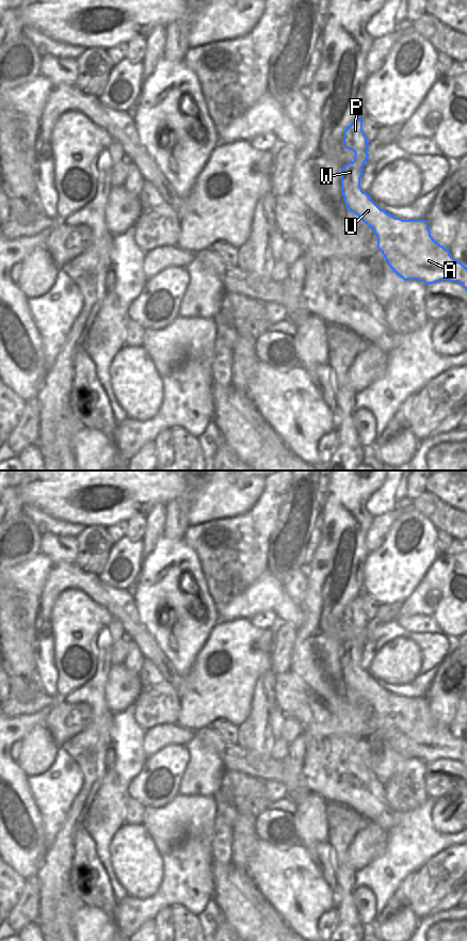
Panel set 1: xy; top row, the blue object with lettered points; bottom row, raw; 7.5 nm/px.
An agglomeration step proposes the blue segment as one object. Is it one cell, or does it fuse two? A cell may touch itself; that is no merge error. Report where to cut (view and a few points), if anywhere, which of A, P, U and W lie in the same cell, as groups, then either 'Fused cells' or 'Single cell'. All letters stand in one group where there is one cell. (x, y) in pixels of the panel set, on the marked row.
No split. Groups: A P U W. Single cell.

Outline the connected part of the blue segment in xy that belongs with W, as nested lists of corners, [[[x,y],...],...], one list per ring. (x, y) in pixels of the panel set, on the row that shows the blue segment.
[[[360,116],[354,119],[343,131],[343,146],[355,153],[354,161],[341,170],[341,193],[348,209],[371,227],[377,238],[377,249],[384,255],[390,269],[405,282],[417,280],[426,286],[447,280],[457,282],[467,291],[467,267],[450,255],[450,250],[440,245],[432,236],[426,220],[402,220],[381,209],[371,196],[360,187],[363,168],[369,157],[369,142],[363,131]]]

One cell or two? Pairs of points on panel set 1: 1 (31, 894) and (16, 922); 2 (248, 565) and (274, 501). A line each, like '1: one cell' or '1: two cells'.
1: one cell
2: one cell

